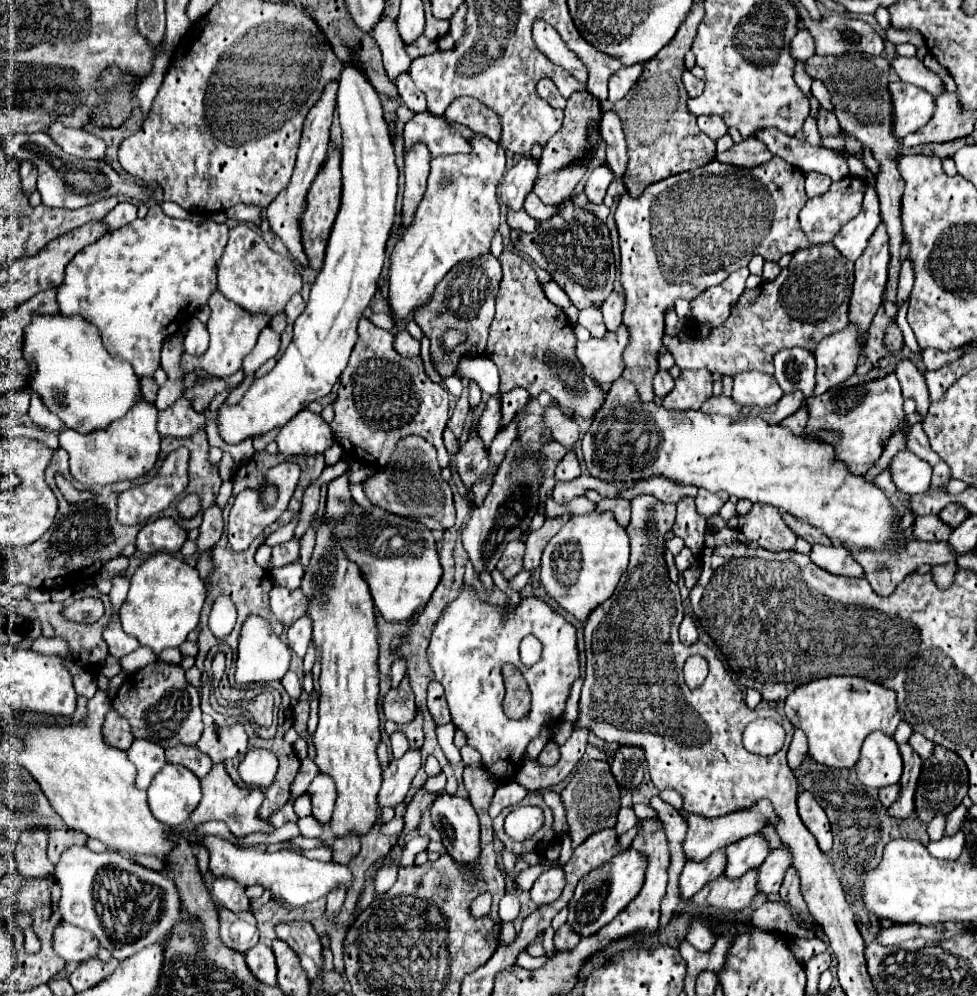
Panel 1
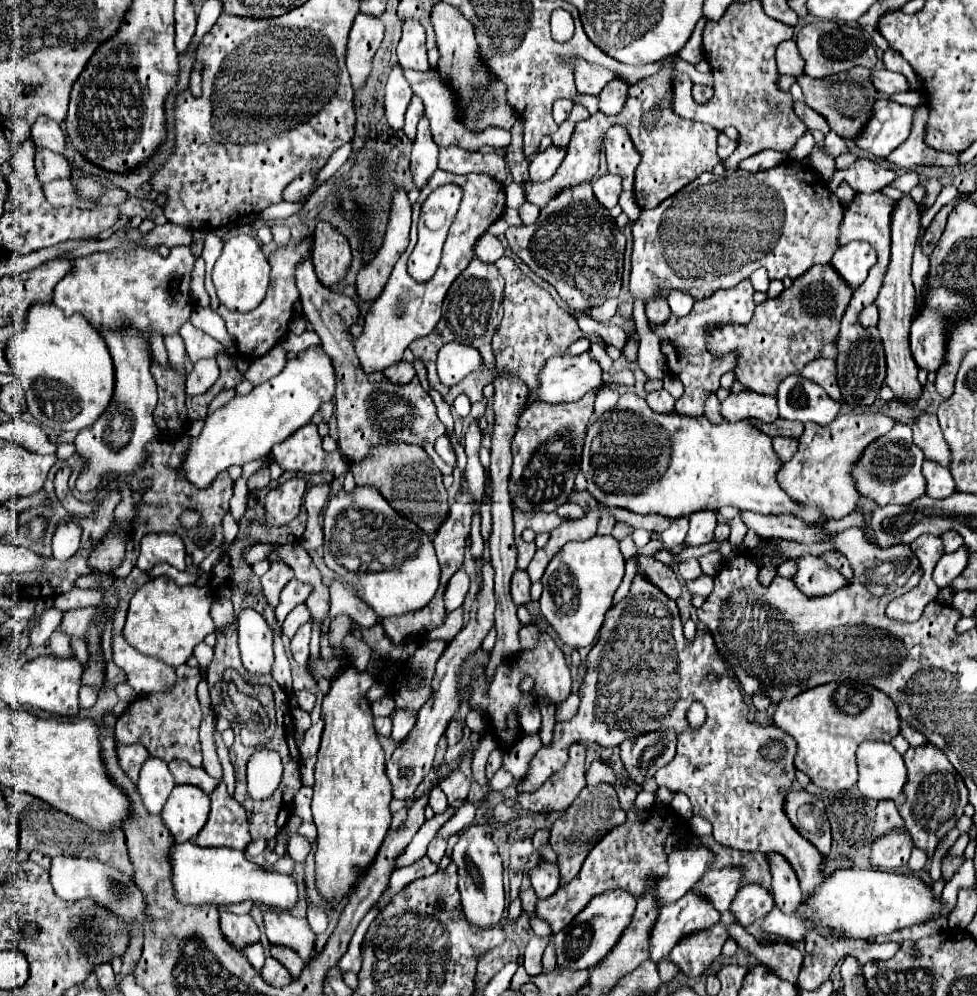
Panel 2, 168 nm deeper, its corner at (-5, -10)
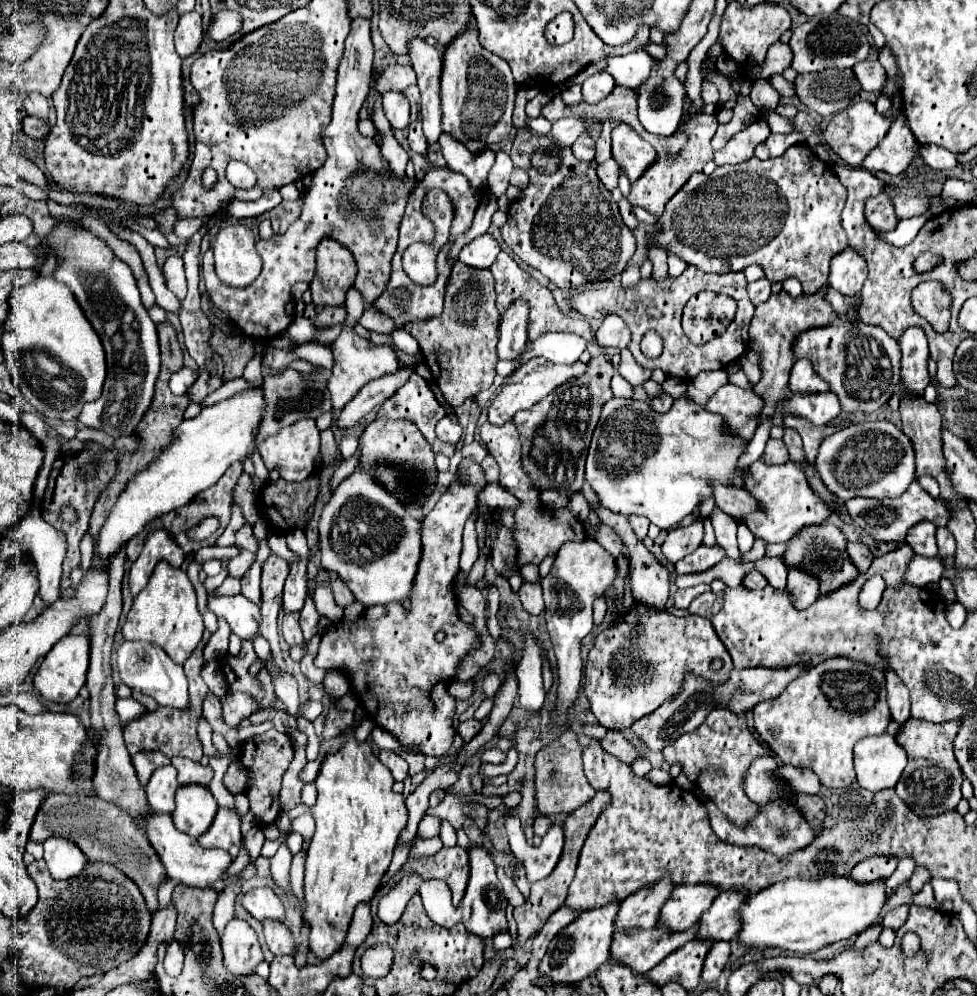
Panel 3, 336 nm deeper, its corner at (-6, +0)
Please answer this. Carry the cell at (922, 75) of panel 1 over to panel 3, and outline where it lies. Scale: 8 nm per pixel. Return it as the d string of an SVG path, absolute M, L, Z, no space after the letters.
M866 58L864 62L858 62L854 66L854 74L862 86L862 90L868 92L880 92L886 86L886 70L876 58Z

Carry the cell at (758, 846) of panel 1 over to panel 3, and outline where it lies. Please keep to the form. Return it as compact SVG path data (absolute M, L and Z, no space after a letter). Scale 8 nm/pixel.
M680 884L662 906L658 922L664 922L670 930L686 930L710 908L718 894L718 888L708 888L708 884Z

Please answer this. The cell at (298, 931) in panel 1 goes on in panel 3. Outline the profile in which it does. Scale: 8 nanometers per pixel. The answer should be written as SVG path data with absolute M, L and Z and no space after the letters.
M254 888L242 896L242 906L260 922L278 920L284 922L286 906L278 894L270 888Z

